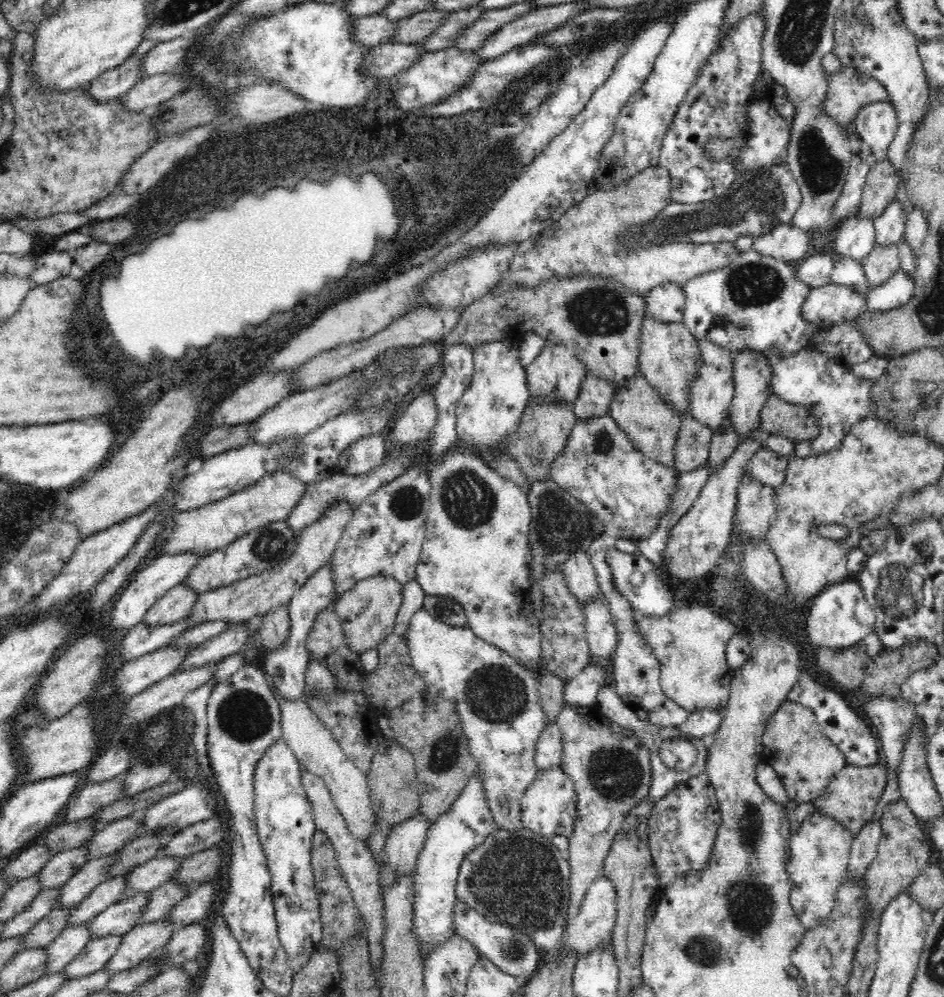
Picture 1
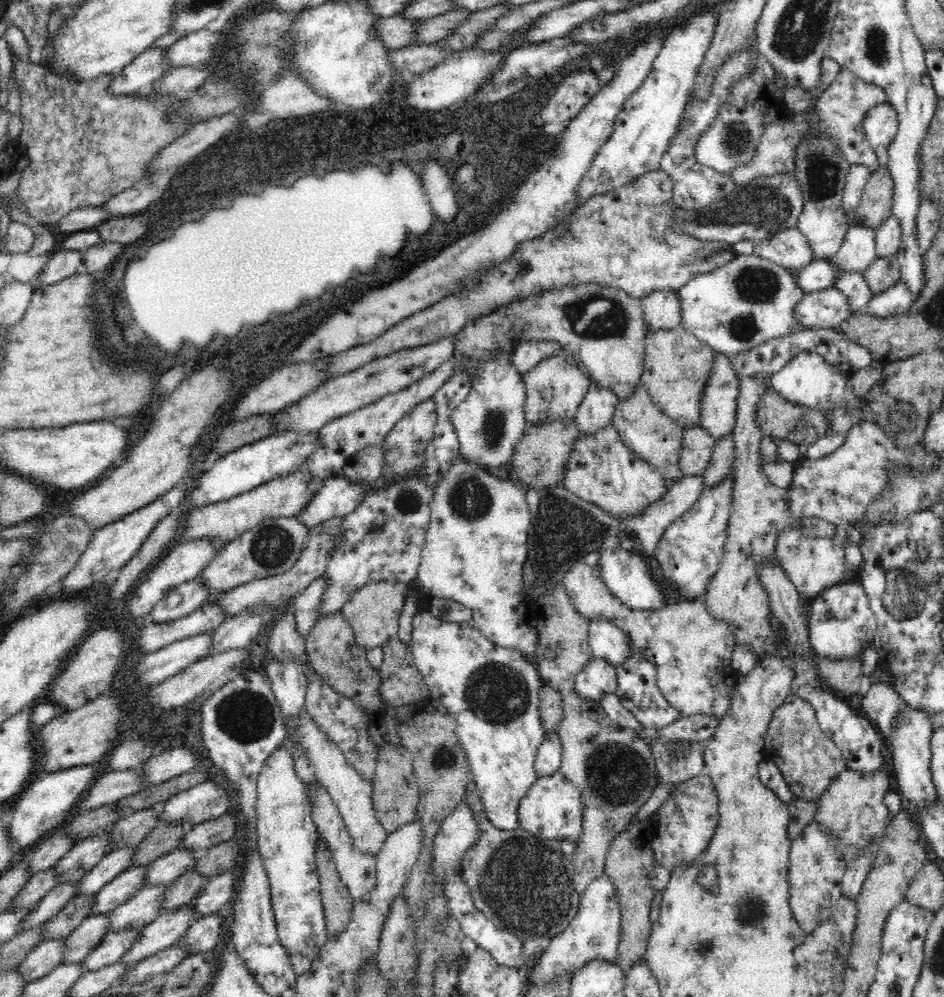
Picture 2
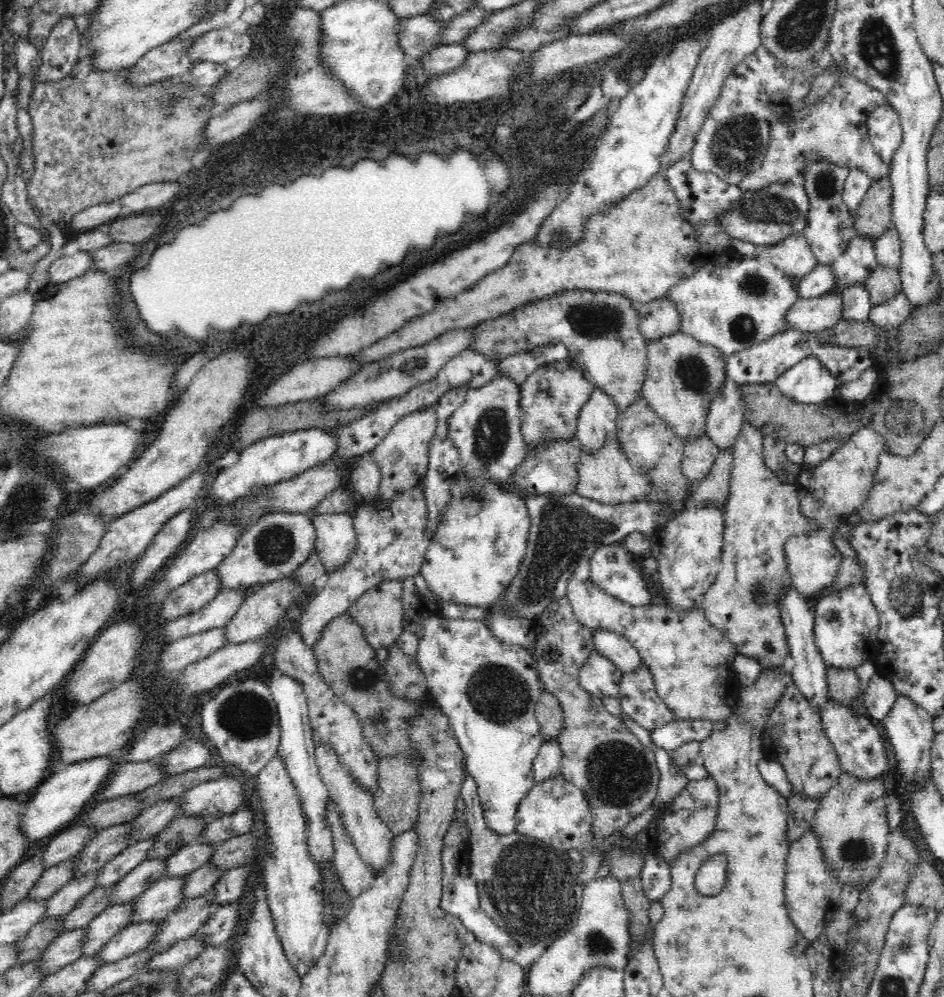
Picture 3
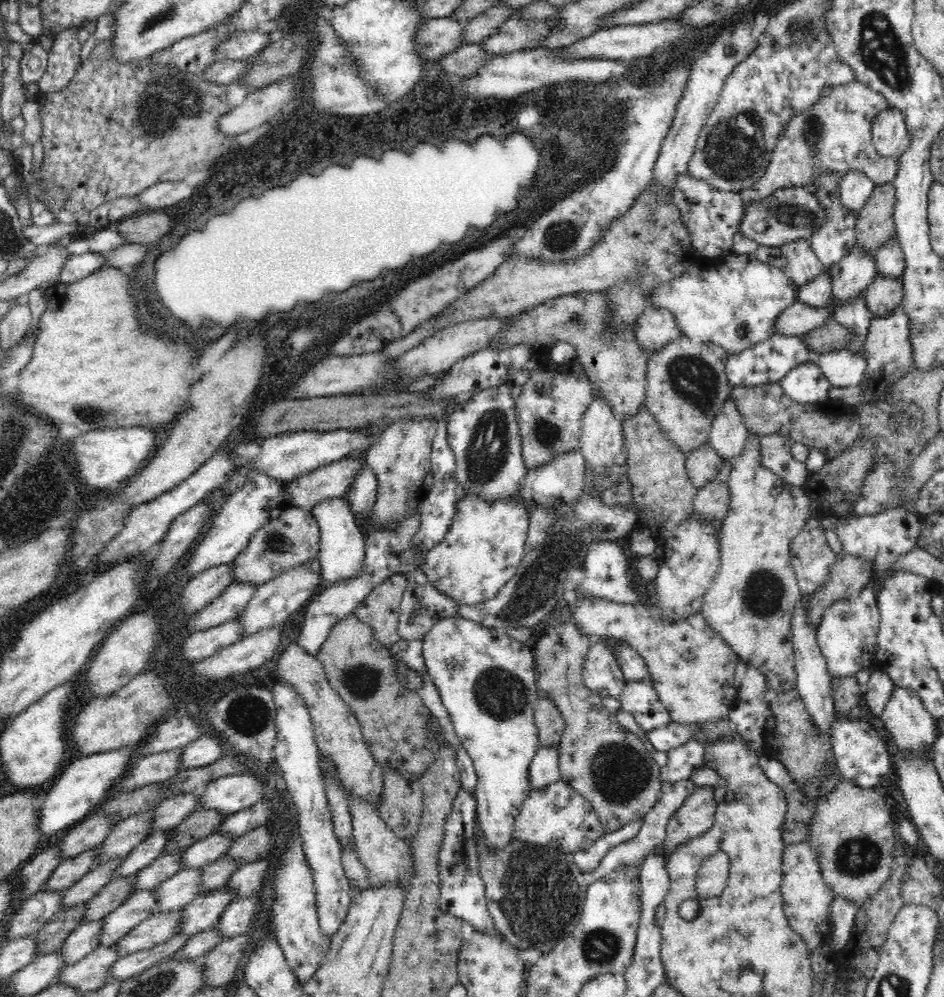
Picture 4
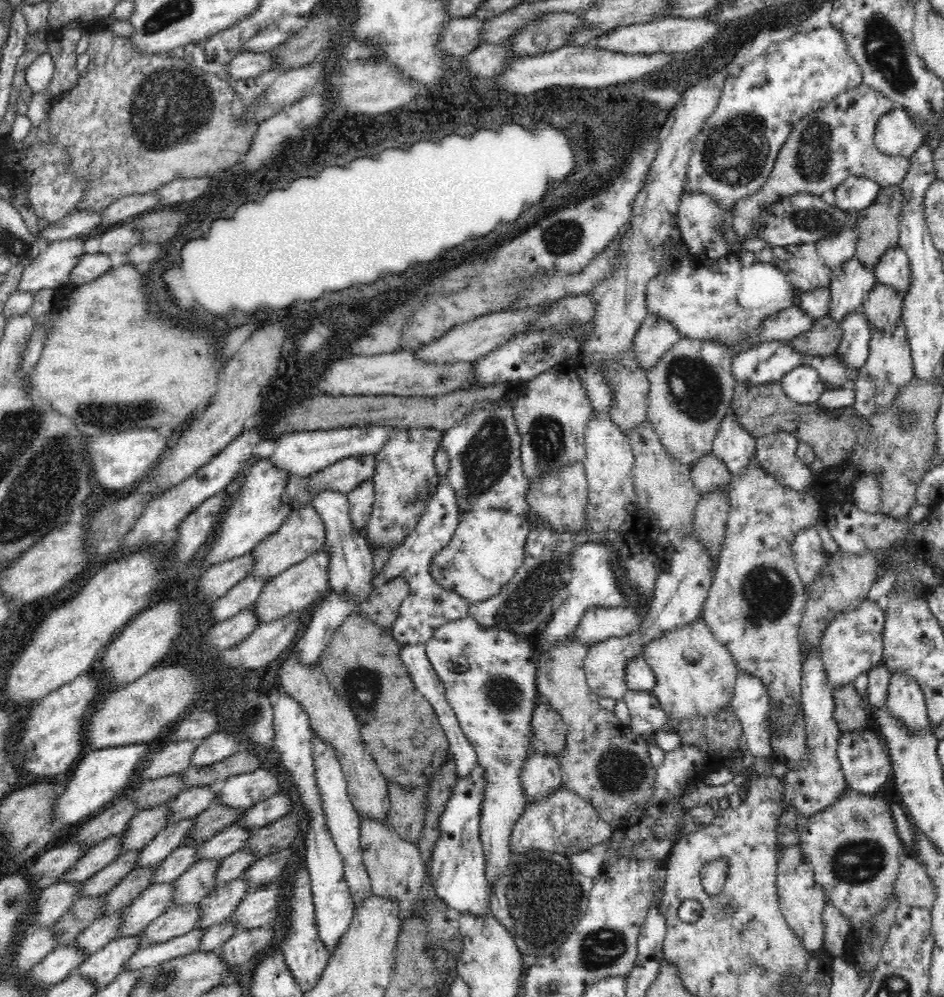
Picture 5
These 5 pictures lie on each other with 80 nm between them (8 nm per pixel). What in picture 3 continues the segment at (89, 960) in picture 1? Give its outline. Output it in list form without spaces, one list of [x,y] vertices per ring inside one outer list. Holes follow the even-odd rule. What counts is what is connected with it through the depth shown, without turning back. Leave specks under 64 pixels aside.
[[[139,922],[119,930],[97,953],[98,957],[102,959],[102,964],[112,963],[148,949],[158,928],[160,928],[160,924],[162,922]]]

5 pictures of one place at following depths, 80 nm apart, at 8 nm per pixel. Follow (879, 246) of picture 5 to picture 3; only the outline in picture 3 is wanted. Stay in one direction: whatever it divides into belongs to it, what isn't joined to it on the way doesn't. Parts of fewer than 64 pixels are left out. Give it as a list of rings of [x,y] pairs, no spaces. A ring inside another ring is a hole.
[[[889,176],[874,179],[854,213],[854,227],[859,235],[870,237],[872,242],[883,235],[892,222],[893,188]]]

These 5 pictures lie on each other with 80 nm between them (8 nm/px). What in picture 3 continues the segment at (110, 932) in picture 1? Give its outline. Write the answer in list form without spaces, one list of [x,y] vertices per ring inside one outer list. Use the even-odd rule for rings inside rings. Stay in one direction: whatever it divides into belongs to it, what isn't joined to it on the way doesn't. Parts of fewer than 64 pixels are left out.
[[[185,876],[162,879],[152,884],[146,892],[134,899],[132,925],[139,922],[161,922],[168,914],[174,912],[184,901]]]

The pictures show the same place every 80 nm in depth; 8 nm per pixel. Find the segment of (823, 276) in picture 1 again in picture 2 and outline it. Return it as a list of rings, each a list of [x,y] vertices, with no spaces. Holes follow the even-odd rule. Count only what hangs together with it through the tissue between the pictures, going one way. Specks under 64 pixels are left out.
[[[814,258],[796,275],[797,285],[804,294],[834,286],[836,267],[830,260]]]

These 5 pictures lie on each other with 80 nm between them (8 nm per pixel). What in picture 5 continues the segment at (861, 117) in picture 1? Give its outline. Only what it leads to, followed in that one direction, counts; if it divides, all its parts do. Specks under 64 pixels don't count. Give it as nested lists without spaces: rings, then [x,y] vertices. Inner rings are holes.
[[[895,107],[883,114],[876,125],[874,146],[888,156],[908,156],[924,142],[927,128],[913,122],[909,112]]]

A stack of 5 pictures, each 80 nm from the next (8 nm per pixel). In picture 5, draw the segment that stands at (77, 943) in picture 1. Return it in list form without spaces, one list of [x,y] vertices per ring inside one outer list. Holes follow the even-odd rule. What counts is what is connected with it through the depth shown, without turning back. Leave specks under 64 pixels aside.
[[[172,883],[156,884],[146,888],[138,898],[132,900],[130,906],[122,909],[119,938],[137,935],[150,922],[162,916],[172,906],[172,896]]]

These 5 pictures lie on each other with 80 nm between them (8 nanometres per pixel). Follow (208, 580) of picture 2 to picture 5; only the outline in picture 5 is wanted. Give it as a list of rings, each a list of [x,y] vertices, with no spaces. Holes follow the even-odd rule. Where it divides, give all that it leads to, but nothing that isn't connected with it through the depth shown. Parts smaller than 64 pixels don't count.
[[[311,504],[300,510],[295,510],[276,532],[263,538],[258,542],[258,546],[254,546],[254,550],[250,553],[254,557],[254,567],[251,568],[249,576],[270,579],[278,576],[287,568],[303,562],[308,556],[324,548],[326,535],[322,519]]]

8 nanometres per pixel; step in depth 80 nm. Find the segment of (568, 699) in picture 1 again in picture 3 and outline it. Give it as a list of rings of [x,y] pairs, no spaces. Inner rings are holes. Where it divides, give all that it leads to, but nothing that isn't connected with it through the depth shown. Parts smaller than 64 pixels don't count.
[[[593,649],[579,672],[579,685],[597,698],[618,697],[623,672],[605,656]]]

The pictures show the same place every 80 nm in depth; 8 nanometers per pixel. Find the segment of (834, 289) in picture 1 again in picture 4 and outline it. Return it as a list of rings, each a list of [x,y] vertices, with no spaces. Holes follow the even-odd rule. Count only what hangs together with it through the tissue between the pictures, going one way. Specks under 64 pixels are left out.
[[[798,300],[778,316],[778,320],[774,324],[774,333],[803,336],[824,326],[826,320],[830,318],[830,314],[834,315],[831,302],[816,308]]]

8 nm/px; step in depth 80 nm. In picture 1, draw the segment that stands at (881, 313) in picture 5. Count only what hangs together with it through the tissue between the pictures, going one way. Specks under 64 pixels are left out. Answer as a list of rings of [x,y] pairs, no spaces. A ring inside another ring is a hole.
[[[897,244],[878,245],[861,261],[870,286],[878,286],[887,281],[901,268]]]

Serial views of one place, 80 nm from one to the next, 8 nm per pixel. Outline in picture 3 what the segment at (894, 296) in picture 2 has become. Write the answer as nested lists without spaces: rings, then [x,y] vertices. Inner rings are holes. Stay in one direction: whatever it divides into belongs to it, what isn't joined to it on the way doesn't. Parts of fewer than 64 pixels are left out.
[[[902,292],[898,293],[894,299],[874,305],[869,319],[878,329],[884,331],[880,337],[885,340],[890,333],[897,333],[897,326],[901,325],[912,311],[912,305],[908,303],[905,293]]]

